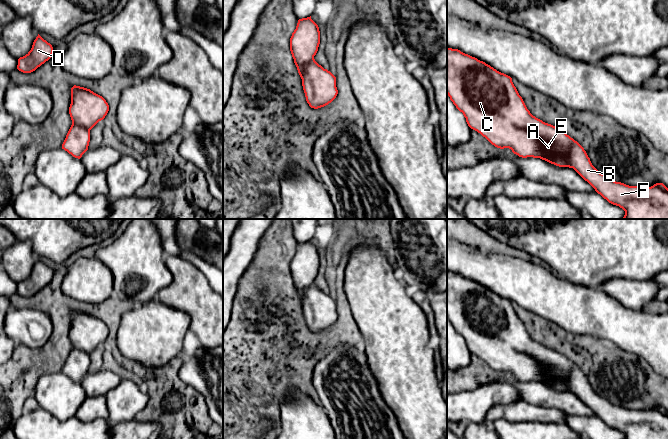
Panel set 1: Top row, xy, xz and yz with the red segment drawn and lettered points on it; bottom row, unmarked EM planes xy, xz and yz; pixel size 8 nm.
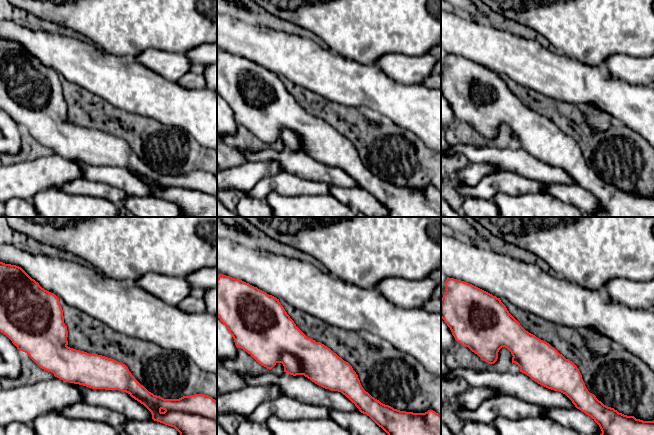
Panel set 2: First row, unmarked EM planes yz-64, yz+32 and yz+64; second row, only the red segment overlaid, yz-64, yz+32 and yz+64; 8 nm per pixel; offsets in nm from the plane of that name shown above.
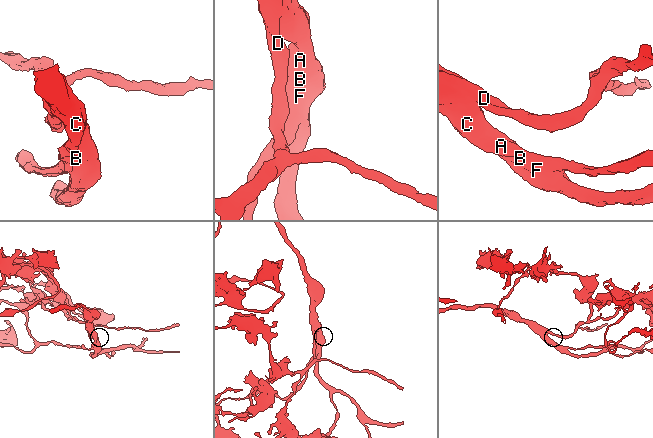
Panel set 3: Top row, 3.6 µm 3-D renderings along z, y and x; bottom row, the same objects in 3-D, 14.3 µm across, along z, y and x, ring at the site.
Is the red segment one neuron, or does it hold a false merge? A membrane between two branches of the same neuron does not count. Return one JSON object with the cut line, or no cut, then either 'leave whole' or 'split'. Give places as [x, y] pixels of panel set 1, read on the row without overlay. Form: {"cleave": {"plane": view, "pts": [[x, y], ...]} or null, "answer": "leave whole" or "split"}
{"cleave": null, "answer": "leave whole"}

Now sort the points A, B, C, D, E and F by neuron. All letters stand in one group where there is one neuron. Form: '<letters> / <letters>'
A B C D E F

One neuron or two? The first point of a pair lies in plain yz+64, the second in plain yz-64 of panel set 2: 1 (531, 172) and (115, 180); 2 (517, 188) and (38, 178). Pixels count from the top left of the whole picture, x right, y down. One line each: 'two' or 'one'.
1: one
2: two

